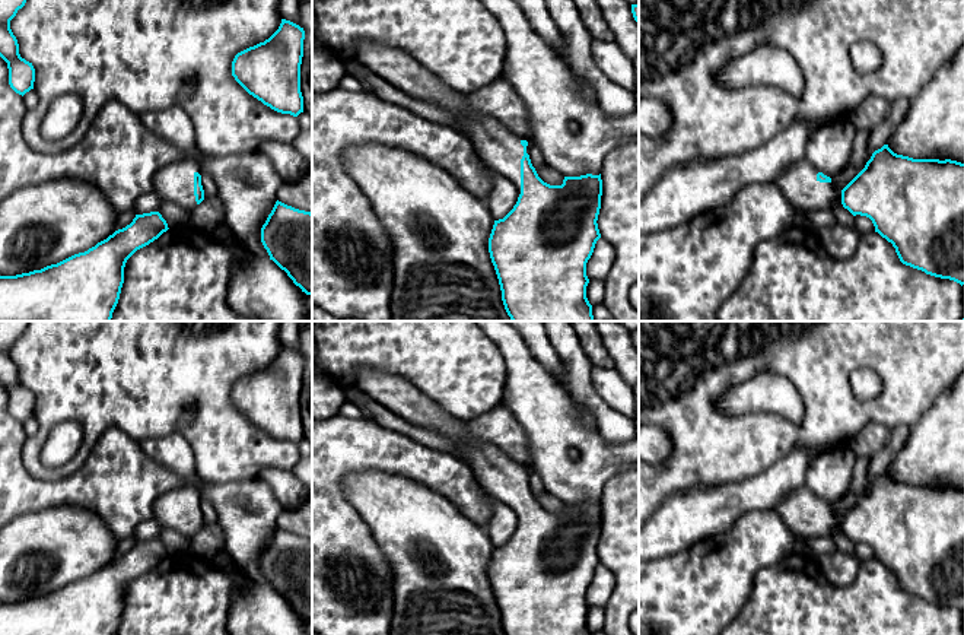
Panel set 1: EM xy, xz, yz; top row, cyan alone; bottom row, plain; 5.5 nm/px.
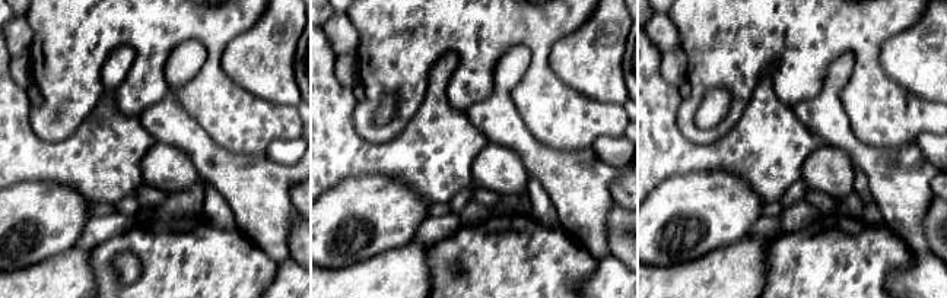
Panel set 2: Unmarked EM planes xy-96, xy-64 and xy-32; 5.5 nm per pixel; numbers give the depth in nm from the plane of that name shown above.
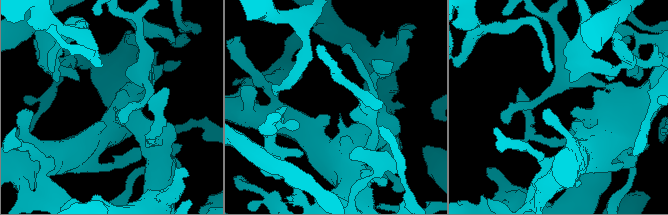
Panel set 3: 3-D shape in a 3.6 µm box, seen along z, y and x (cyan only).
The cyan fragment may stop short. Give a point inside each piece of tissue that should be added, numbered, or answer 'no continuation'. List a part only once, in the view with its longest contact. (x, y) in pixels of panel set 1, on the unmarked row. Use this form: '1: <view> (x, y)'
1: xz (499, 476)

